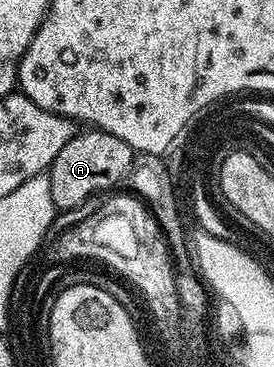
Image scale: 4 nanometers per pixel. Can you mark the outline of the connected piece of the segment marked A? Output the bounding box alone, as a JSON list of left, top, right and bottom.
[48,130,136,210]

